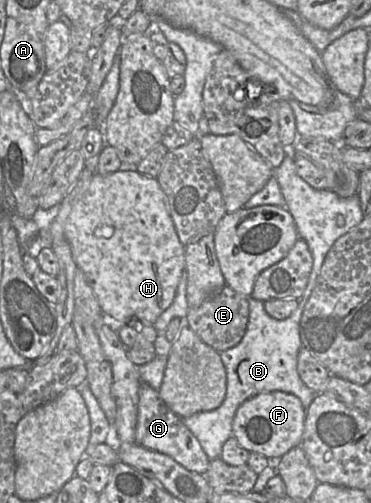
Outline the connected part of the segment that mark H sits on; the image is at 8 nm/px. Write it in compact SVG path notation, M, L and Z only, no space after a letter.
M118 170L102 176L95 173L88 189L72 207L65 225L65 236L70 244L73 259L80 269L98 300L103 314L114 324L127 324L131 320L147 321L154 324L157 318L172 304L177 287L185 269L185 246L179 240L173 220L169 212L169 201L158 180L141 174L137 170Z

